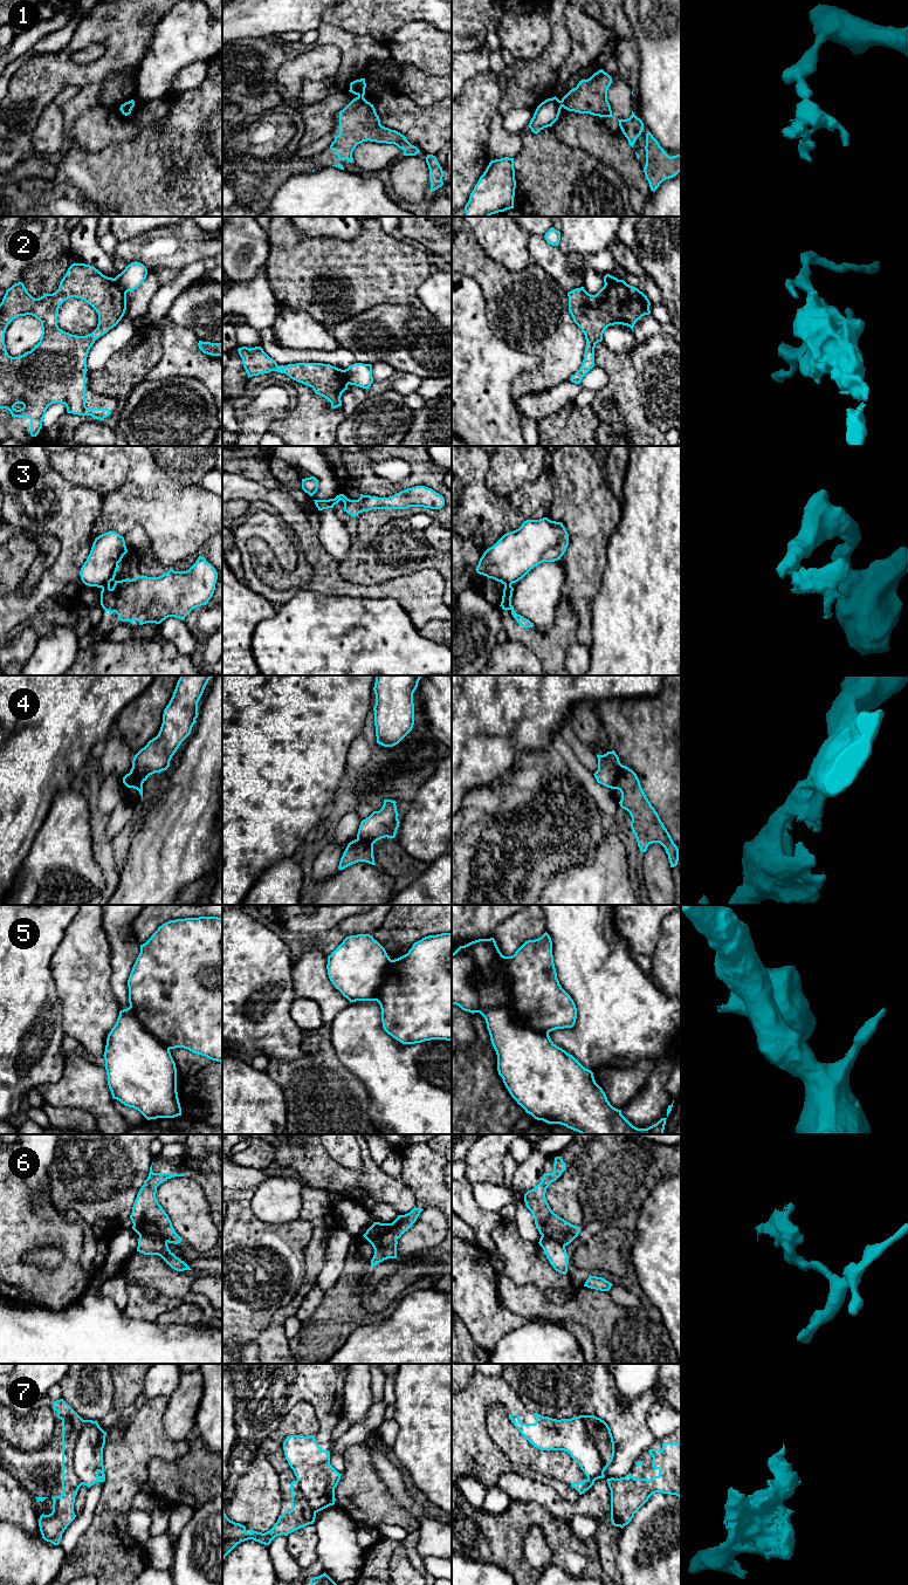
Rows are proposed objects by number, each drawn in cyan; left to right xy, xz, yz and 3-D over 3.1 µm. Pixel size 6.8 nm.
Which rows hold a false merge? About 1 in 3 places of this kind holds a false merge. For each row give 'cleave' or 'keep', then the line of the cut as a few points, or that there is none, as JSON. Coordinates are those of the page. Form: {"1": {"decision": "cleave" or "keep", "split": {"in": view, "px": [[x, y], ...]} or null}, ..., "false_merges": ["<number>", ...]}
{"1": {"decision": "cleave", "split": {"in": "xz", "px": [[358, 95], [363, 96]]}}, "2": {"decision": "cleave", "split": {"in": "xy", "px": [[114, 279], [125, 293]]}}, "3": {"decision": "cleave", "split": {"in": "xy", "px": [[109, 581], [102, 588]]}}, "4": {"decision": "cleave", "split": {"in": "yz", "px": [[621, 764], [614, 788]]}}, "5": {"decision": "keep", "split": null}, "6": {"decision": "cleave", "split": {"in": "xy", "px": [[139, 1234], [157, 1235], [166, 1242]]}}, "7": {"decision": "cleave", "split": {"in": "yz", "px": [[580, 1415], [600, 1459], [600, 1473], [591, 1480]]}}, "false_merges": ["1", "2", "3", "4", "6", "7"]}

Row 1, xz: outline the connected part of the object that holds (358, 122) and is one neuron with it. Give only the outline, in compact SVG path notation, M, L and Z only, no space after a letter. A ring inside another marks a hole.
M364 96L353 98L339 112L339 135L335 136L330 149L337 152L339 160L355 163L352 152L363 142L394 144L404 150L404 156L415 156L420 150L412 145L404 135L380 124L373 104Z

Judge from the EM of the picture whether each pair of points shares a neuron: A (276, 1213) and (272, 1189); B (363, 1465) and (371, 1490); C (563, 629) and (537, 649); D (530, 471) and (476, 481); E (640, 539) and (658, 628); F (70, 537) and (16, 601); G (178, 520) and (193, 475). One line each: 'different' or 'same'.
A: same
B: same
C: same
D: different
E: same
F: same
G: different

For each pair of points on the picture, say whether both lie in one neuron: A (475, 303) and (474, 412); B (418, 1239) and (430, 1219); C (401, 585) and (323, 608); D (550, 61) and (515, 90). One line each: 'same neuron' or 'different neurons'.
A: same neuron
B: same neuron
C: different neurons
D: same neuron

